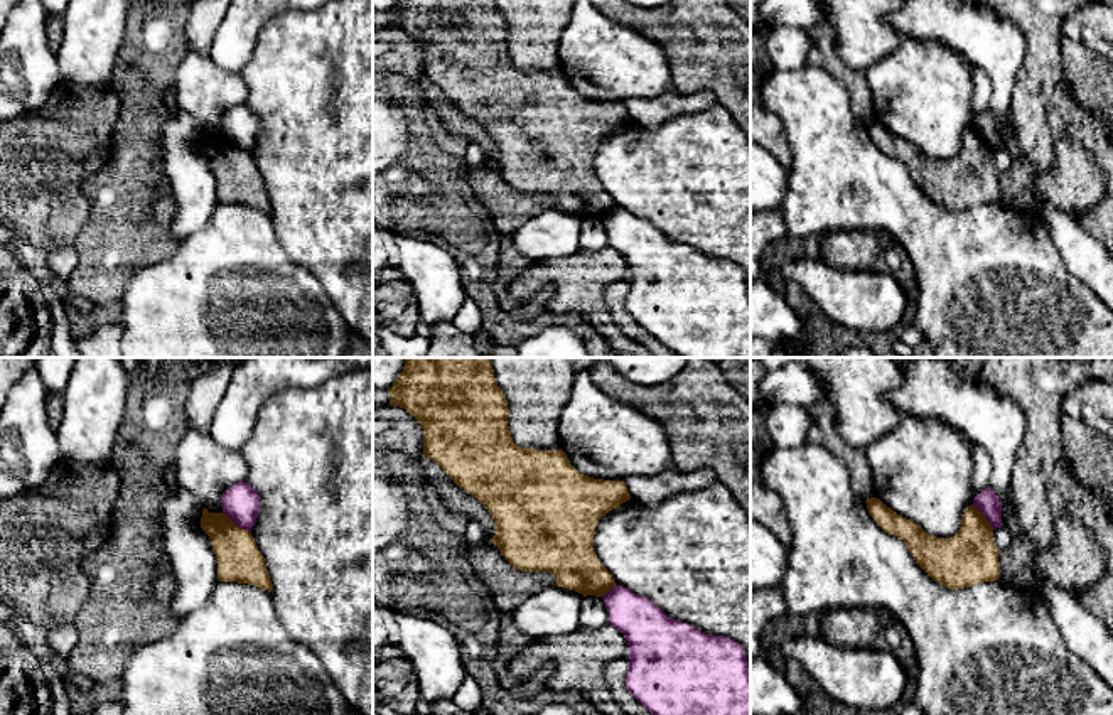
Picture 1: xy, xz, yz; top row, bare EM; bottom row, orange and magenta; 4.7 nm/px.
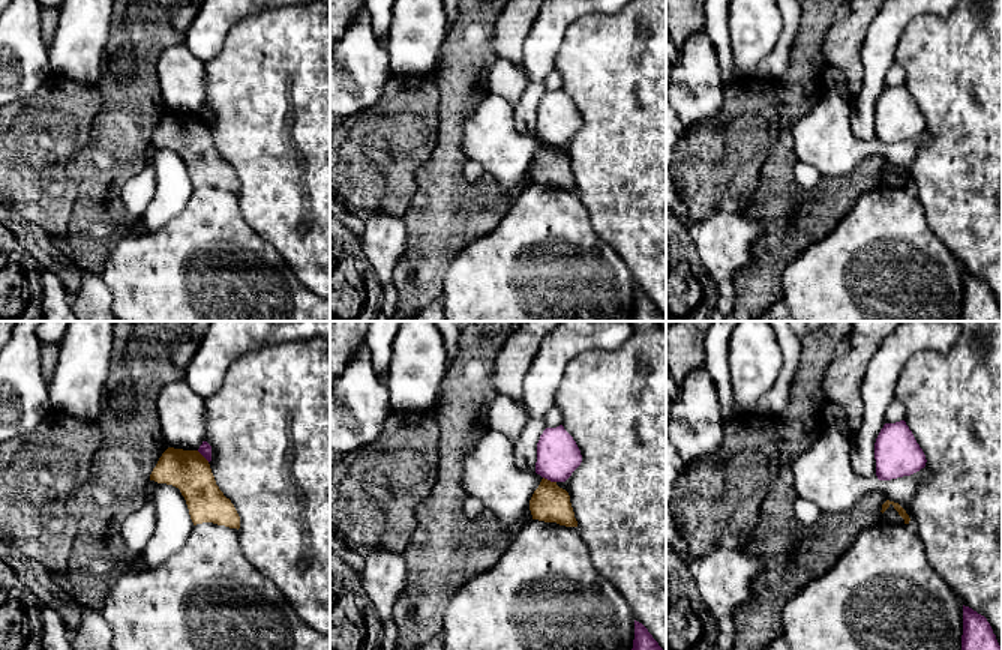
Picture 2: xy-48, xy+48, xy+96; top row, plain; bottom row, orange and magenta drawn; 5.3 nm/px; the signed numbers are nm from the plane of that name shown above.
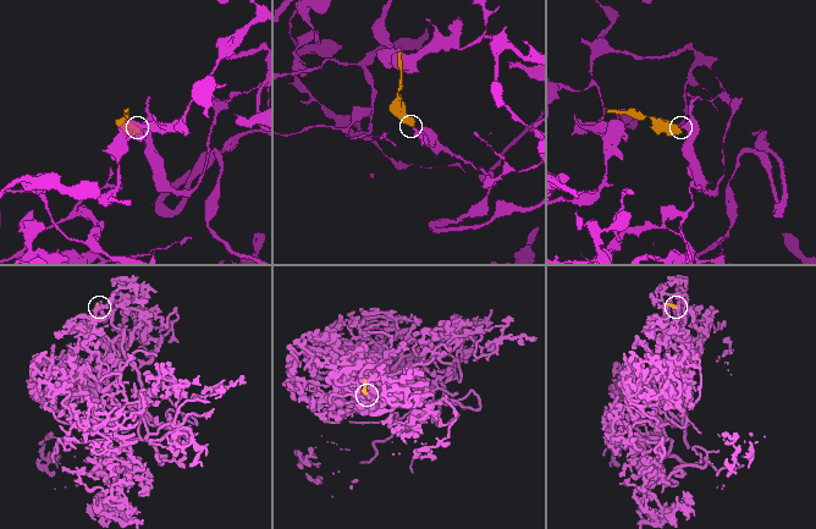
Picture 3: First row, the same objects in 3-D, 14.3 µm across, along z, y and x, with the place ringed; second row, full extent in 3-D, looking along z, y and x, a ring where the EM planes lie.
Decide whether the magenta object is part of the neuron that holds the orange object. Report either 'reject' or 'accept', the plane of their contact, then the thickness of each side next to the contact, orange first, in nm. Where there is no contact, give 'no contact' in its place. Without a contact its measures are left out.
reject | xy | 200/180 nm

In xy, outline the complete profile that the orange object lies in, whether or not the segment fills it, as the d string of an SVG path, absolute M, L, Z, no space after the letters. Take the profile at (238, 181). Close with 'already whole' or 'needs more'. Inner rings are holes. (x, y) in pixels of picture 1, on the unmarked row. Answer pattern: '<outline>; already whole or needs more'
M202 132L201 150L212 165L218 202L238 204L272 214L265 180L250 153L236 148L224 135Z; already whole

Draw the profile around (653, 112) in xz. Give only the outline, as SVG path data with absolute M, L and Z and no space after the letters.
M673 88L666 89L656 98L632 98L624 101L624 106L631 116L631 121L653 128L661 125L668 118L681 116L686 113L703 111L717 103L717 98L710 91L700 91L695 94L681 94Z

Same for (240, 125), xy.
M241 103L223 115L221 128L236 148L251 153L260 135L260 118L248 105Z

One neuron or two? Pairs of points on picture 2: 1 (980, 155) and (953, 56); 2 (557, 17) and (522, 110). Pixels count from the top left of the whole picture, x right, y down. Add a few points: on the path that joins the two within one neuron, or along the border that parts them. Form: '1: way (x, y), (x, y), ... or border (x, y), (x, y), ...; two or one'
1: way (980, 131), (980, 108), (969, 95), (969, 80); one
2: way (545, 39), (539, 53), (536, 87); one

